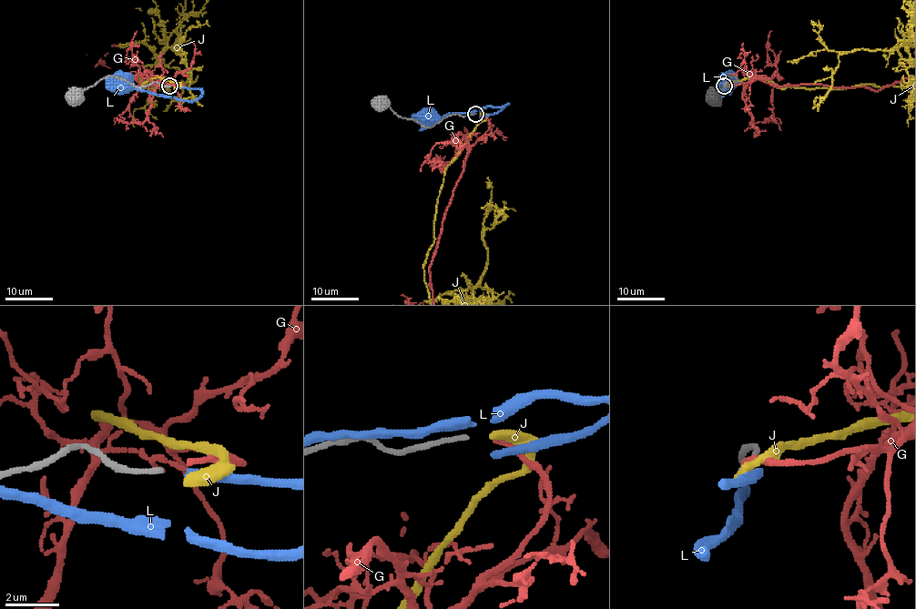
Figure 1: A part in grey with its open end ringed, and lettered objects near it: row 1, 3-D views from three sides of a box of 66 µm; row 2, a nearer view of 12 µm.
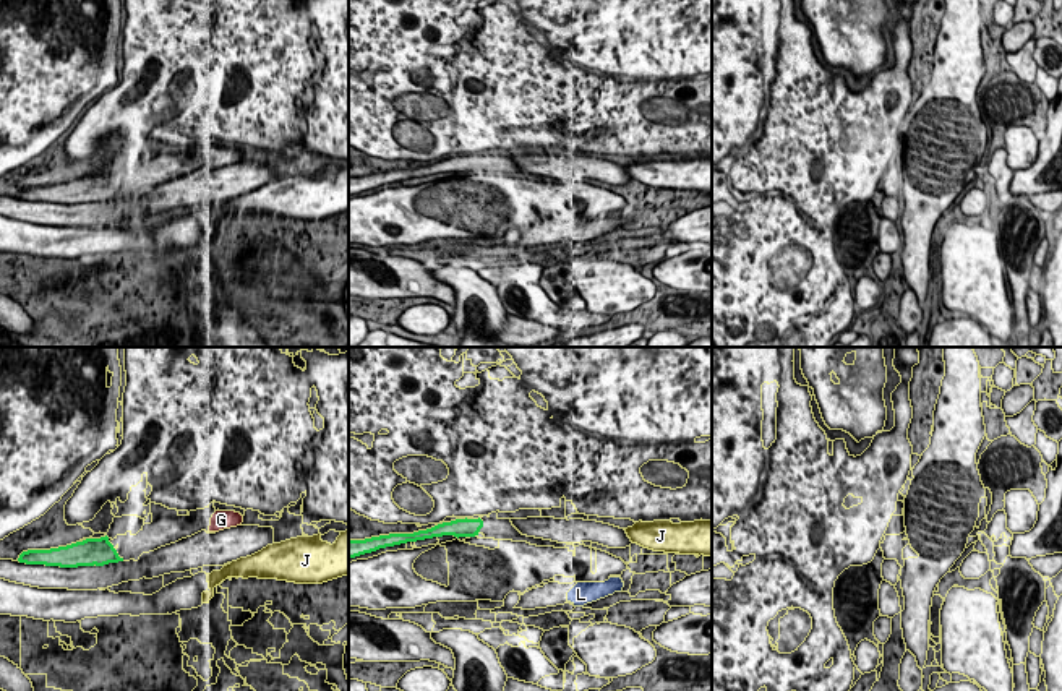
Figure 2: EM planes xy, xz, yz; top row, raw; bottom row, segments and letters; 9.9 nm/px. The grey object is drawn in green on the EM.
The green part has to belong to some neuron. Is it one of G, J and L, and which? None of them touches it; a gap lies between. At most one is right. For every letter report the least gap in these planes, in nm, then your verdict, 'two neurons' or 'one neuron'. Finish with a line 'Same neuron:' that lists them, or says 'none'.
G: 900 nm | one neuron
J: 850 nm | two neurons
L: 1050 nm | two neurons
Same neuron: G

